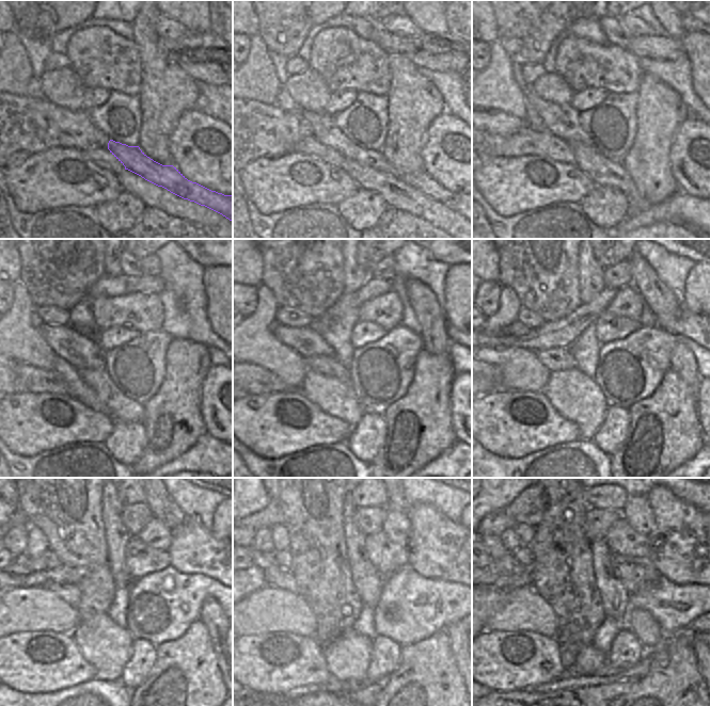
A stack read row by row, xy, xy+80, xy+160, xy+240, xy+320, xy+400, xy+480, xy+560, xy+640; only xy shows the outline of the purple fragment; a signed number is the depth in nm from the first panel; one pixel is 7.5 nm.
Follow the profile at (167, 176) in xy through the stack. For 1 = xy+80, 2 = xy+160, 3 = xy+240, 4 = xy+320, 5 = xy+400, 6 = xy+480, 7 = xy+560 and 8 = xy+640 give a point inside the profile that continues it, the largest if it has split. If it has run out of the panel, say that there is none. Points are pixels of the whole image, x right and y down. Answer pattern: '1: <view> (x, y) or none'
1: xy+80 (322, 126)
2: xy+160 (561, 121)
3: xy+240 (80, 351)
4: xy+320 (306, 341)
5: xy+400 (516, 329)
6: xy+480 (22, 564)
7: xy+560 (259, 560)
8: xy+640 (495, 548)

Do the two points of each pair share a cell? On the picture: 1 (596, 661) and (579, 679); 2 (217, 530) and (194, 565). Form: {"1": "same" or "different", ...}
{"1": "different", "2": "different"}

